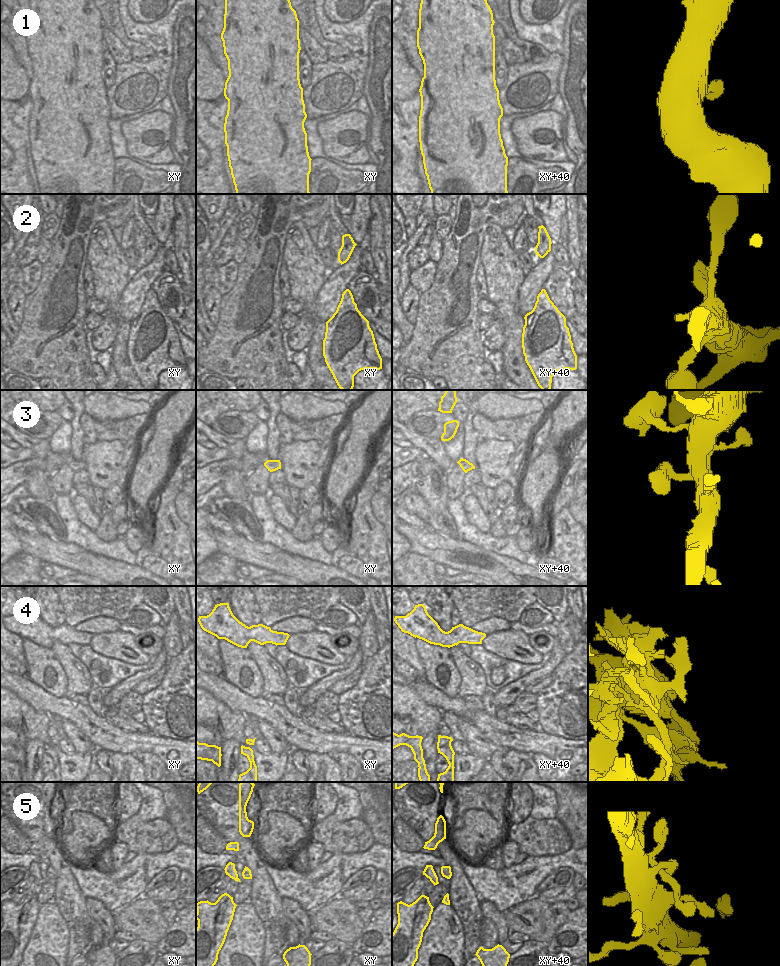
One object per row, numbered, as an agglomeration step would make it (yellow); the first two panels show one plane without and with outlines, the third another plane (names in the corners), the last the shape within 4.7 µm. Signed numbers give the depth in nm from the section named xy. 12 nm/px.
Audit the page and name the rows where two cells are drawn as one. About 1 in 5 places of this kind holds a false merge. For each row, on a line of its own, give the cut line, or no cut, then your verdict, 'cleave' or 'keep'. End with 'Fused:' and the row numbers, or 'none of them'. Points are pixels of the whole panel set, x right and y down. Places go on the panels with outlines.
1: no cut | keep
2: no cut | keep
3: no cut | keep
4: xy+40 (450, 742), (438, 749) | cleave
5: no cut | keep
Fused: 4

